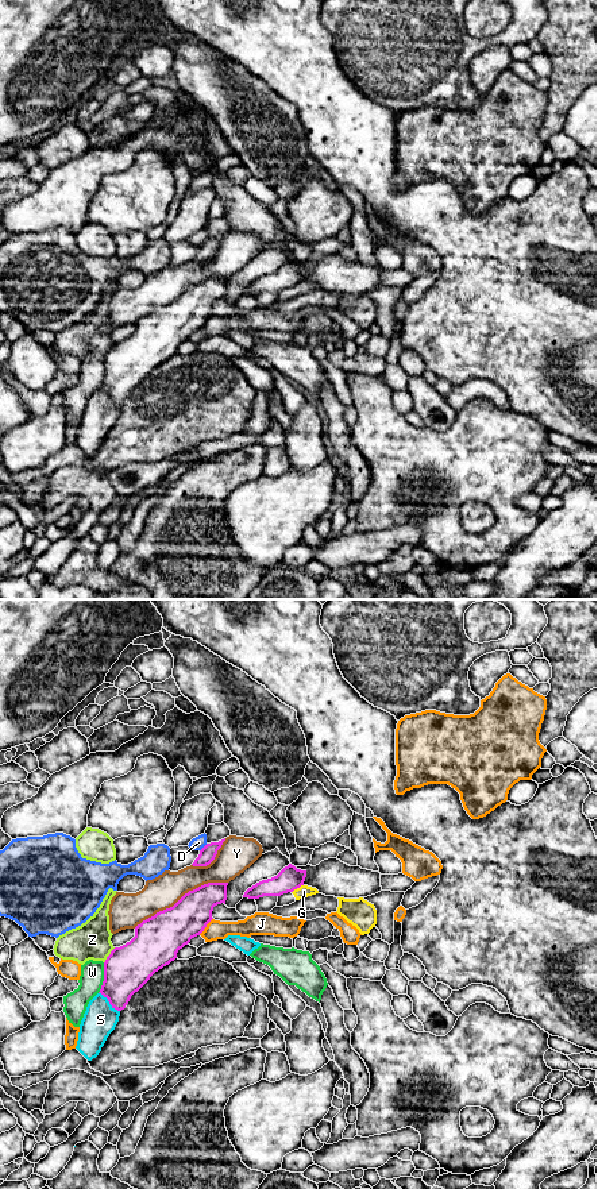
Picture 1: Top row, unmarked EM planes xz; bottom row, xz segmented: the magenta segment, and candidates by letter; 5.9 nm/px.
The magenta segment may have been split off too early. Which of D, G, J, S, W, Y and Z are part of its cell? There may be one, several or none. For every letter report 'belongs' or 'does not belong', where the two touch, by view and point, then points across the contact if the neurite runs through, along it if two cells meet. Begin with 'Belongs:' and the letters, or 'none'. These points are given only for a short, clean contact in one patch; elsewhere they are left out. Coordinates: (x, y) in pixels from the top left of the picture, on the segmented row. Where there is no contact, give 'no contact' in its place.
Belongs: none
D: does not belong | xz (203, 848)
G: does not belong | xz (297, 887) | along xz (303, 884), (292, 892)
J: does not belong | xz (205, 926)
S: does not belong | xz (108, 1000)
W: does not belong | xz (104, 977)
Y: does not belong | xz (181, 898)
Z: does not belong | xz (108, 956)

